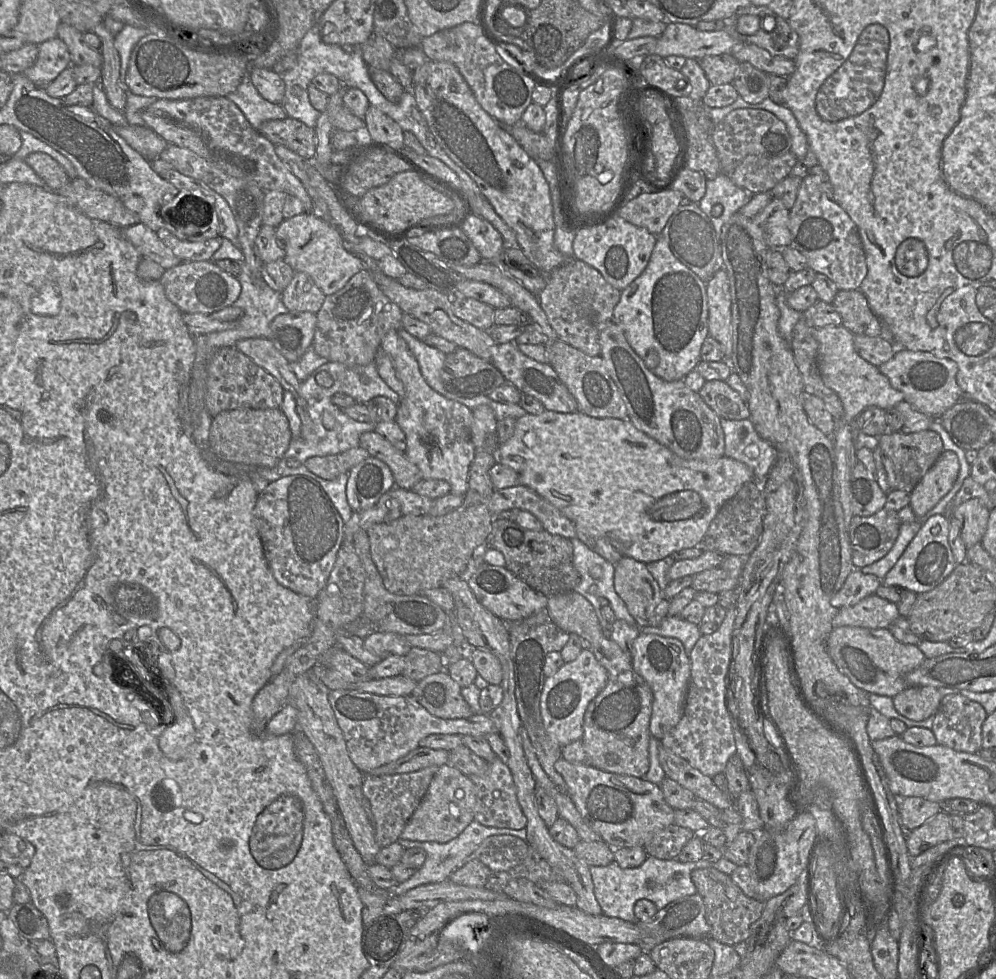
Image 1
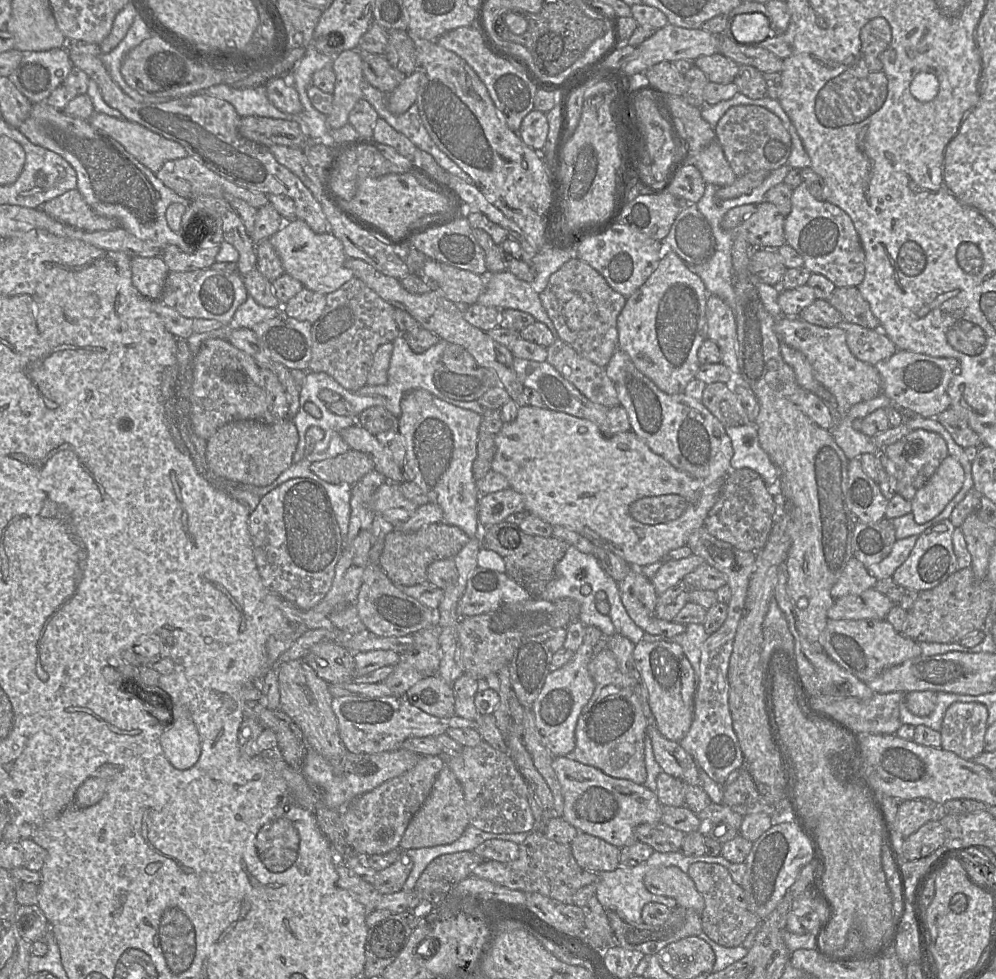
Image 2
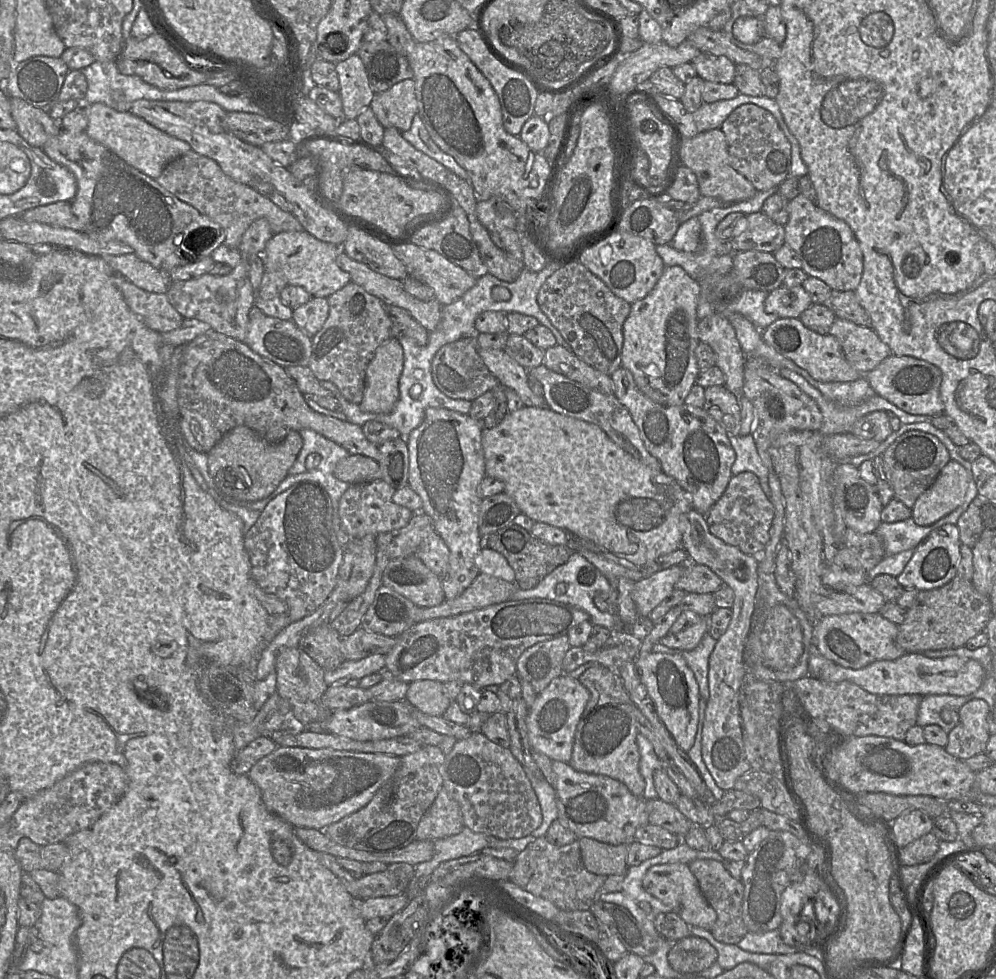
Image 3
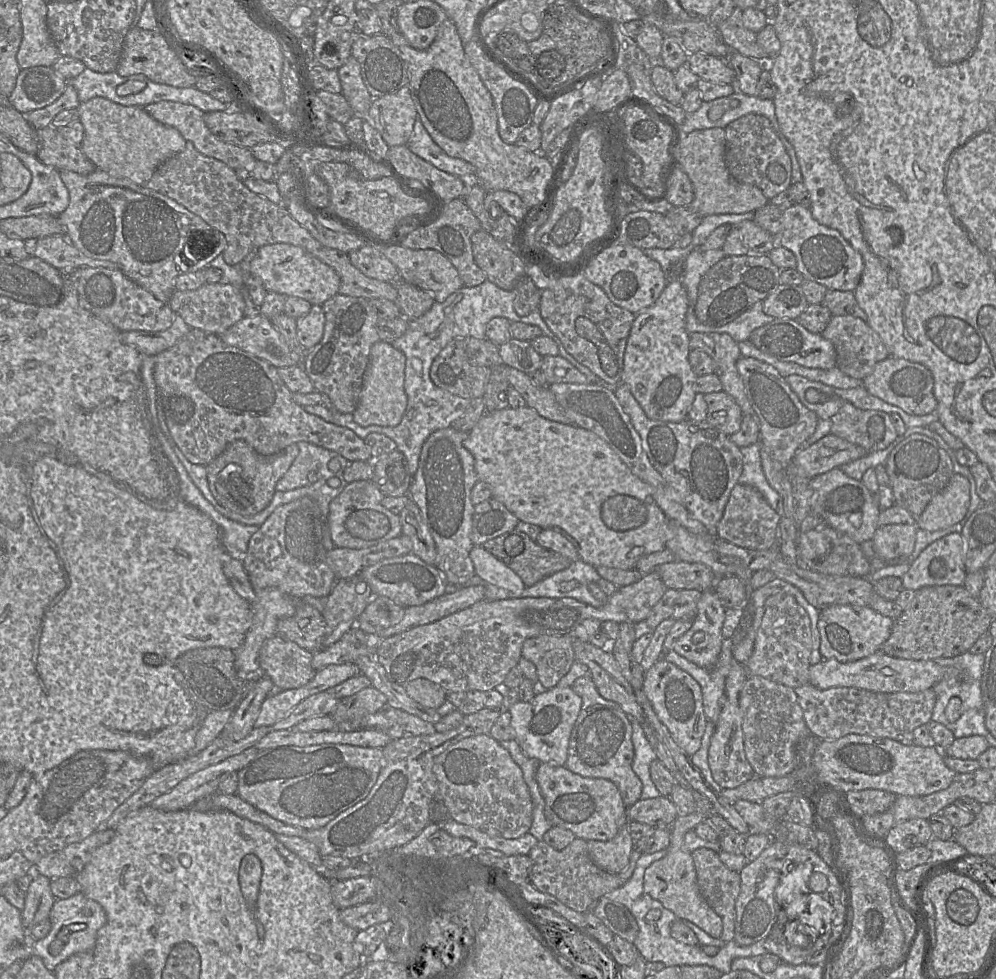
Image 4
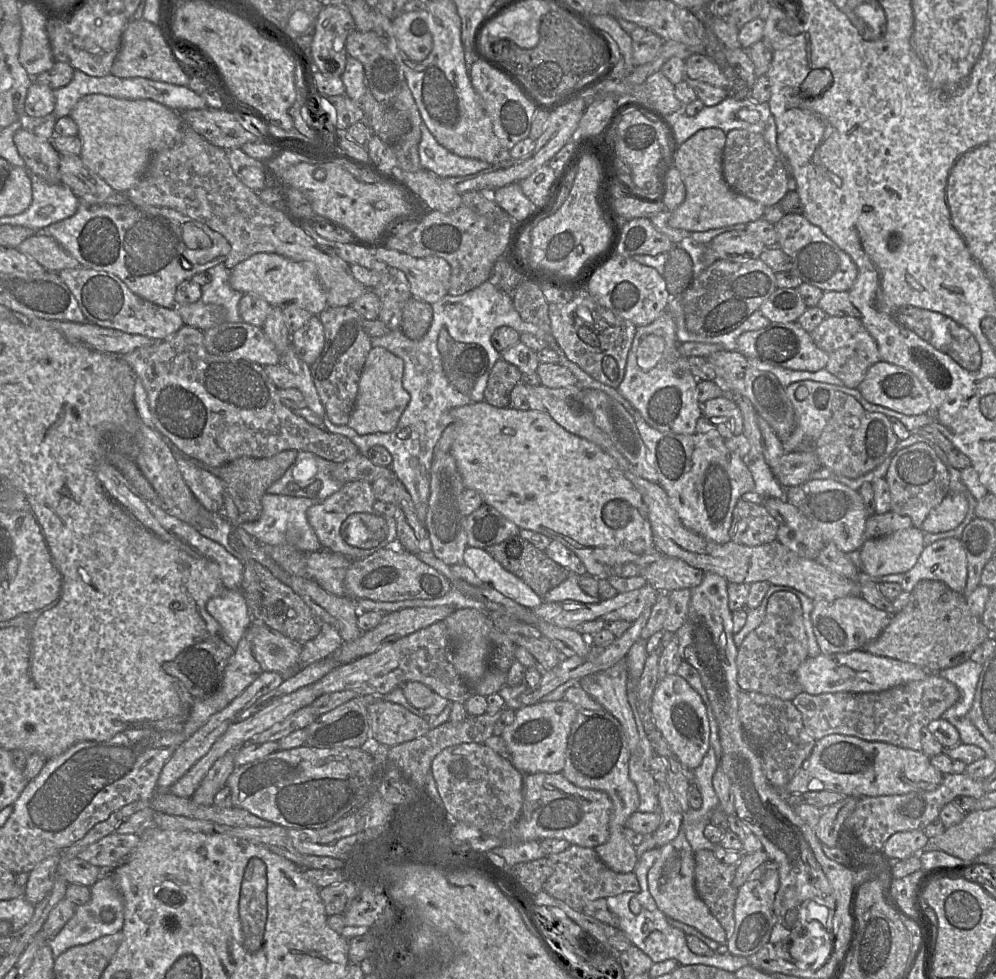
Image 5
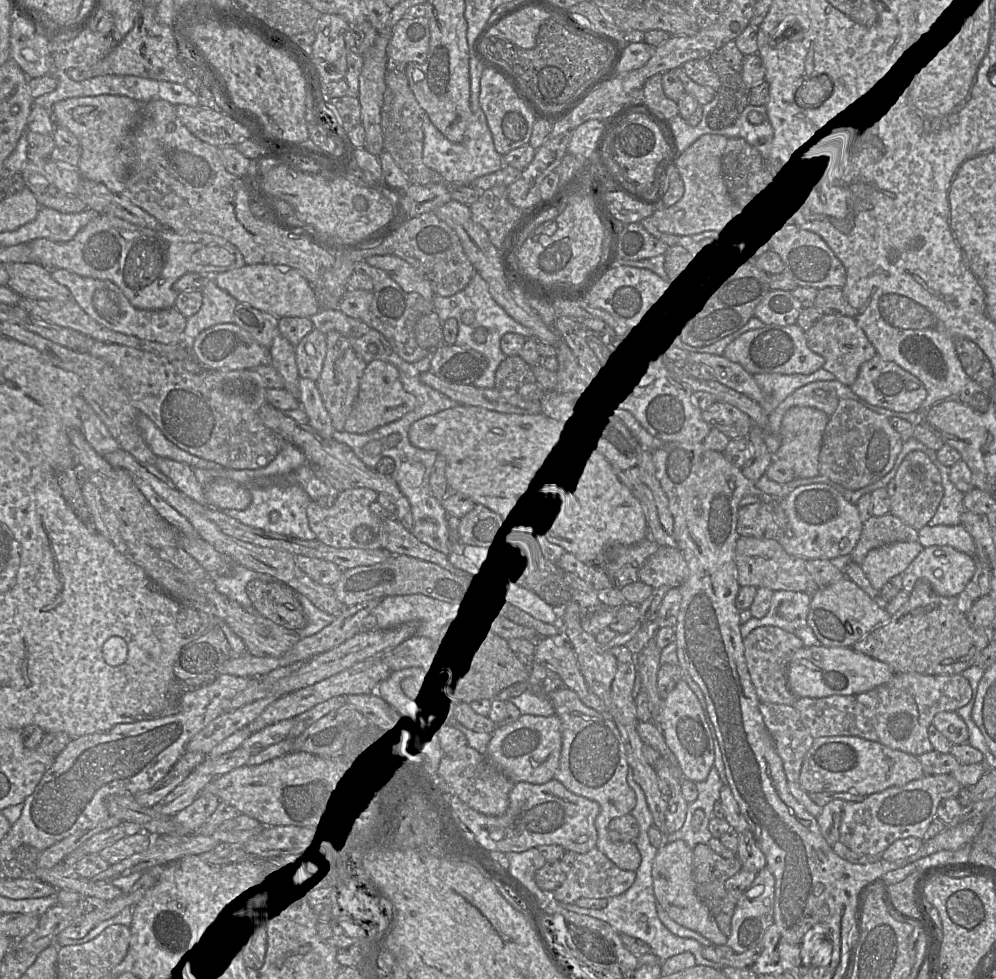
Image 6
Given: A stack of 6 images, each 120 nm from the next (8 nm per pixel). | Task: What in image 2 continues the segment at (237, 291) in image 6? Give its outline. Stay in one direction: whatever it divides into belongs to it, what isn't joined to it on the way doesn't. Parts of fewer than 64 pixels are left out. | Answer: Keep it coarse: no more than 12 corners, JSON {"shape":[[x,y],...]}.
{"shape":[[299,218],[269,241],[285,273],[327,295],[354,277],[342,242]]}

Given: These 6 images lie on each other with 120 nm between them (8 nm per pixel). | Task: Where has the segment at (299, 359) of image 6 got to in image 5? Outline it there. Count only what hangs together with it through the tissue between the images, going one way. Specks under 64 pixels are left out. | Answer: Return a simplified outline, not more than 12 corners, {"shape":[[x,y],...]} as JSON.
{"shape":[[317,315],[291,334],[291,346],[309,366],[321,354],[324,327]]}

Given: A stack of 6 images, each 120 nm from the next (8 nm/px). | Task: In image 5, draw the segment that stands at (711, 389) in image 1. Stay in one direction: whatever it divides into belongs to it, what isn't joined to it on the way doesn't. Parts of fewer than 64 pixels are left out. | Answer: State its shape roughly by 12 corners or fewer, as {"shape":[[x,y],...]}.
{"shape":[[729,395],[707,400],[702,415],[724,439],[743,433],[742,413]]}

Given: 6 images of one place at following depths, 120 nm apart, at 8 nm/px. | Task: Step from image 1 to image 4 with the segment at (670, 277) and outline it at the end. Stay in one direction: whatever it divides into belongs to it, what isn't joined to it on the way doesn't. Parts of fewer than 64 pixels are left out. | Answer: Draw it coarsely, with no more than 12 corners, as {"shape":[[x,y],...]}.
{"shape":[[669,280],[638,313],[621,382],[651,420],[686,420],[688,298]]}

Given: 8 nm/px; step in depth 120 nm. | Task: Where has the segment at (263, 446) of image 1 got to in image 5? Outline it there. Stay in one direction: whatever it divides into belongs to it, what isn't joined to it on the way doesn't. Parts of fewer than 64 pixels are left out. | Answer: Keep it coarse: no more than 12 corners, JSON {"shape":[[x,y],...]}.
{"shape":[[298,451],[242,457],[218,467],[221,515],[257,520],[262,497]]}

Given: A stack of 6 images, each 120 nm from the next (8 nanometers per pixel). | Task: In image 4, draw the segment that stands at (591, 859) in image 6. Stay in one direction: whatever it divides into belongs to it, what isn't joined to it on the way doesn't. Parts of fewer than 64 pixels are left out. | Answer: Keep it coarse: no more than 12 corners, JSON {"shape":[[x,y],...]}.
{"shape":[[587,841],[530,850],[530,883],[585,913],[622,886]]}

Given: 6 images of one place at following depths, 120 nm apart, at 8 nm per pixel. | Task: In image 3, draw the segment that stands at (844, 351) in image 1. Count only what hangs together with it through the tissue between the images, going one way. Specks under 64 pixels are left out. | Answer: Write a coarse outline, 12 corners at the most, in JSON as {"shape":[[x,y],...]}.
{"shape":[[778,318],[763,341],[819,382],[851,382],[837,339]]}

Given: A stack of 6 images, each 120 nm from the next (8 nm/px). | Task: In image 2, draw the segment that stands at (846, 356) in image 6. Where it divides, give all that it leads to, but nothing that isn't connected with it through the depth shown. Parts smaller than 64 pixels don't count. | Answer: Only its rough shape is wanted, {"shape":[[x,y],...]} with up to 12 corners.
{"shape":[[847,321],[852,354],[870,365],[898,350],[881,329]]}

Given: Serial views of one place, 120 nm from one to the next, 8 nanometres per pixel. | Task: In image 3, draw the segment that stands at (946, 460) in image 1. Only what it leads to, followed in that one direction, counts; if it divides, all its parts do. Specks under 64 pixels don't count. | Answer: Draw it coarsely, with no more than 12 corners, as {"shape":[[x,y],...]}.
{"shape":[[950,460],[916,500],[912,519],[934,524],[963,503],[966,469]]}

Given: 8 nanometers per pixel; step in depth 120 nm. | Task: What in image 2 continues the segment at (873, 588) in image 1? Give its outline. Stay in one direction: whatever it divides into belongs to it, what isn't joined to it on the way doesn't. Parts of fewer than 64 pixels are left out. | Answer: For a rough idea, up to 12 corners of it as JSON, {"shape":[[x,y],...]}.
{"shape":[[854,556],[831,589],[832,598],[858,595],[877,579]]}

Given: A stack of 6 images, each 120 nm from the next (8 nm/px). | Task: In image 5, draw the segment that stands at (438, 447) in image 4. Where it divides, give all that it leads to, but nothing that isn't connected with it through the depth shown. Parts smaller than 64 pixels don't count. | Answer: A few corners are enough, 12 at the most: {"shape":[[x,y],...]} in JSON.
{"shape":[[451,453],[435,455],[425,527],[432,552],[465,564],[464,490]]}

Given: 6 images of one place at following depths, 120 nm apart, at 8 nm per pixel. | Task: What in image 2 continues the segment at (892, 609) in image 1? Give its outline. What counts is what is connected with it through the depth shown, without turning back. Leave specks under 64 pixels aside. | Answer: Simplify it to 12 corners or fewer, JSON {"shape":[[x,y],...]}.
{"shape":[[875,588],[834,600],[832,620],[886,620],[895,604]]}

